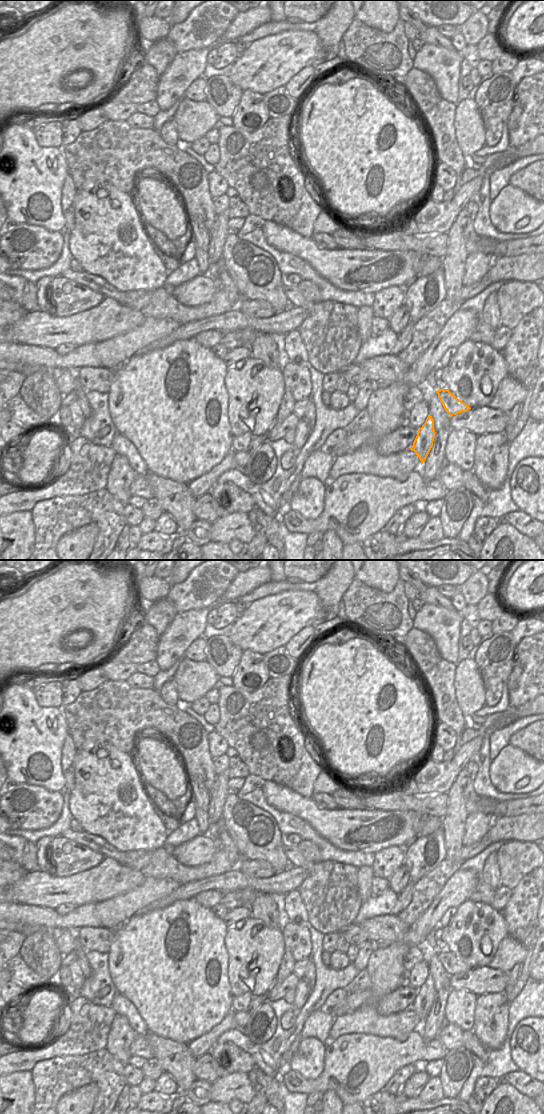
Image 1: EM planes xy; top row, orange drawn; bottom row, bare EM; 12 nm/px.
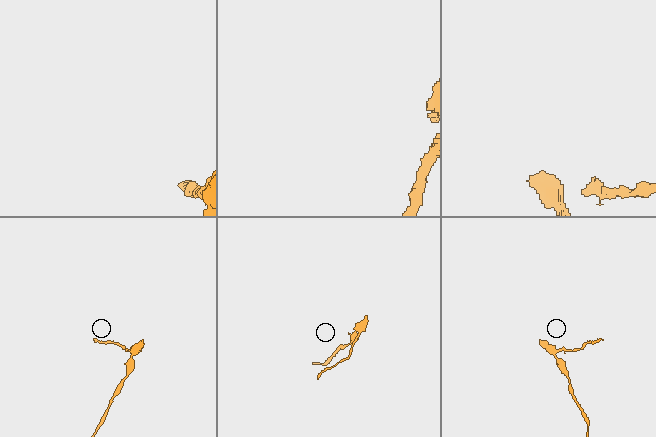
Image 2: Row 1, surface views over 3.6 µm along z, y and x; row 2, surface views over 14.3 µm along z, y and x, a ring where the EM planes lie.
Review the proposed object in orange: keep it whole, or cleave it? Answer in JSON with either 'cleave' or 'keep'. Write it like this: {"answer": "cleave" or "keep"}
{"answer": "cleave"}

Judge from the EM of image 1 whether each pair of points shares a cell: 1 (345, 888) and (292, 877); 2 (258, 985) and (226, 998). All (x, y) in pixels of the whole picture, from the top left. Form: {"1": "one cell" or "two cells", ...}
{"1": "two cells", "2": "two cells"}

